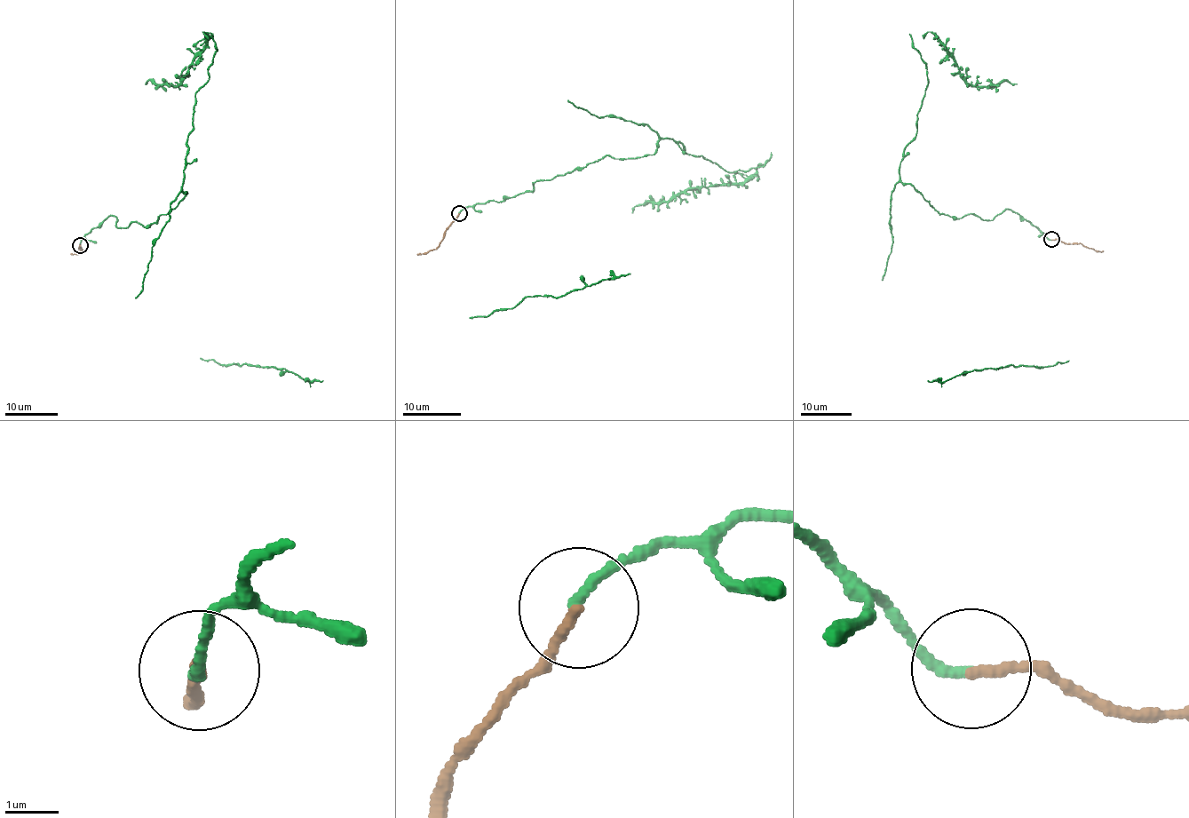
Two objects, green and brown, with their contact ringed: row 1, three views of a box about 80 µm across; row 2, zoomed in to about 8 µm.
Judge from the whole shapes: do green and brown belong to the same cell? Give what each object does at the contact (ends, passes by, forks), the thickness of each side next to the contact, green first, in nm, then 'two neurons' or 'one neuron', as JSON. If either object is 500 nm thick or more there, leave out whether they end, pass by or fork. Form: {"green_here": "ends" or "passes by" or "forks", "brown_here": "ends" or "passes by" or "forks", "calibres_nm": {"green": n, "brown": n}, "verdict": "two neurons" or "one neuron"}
{"green_here": "ends", "brown_here": "ends", "calibres_nm": {"green": 180, "brown": 190}, "verdict": "one neuron"}

